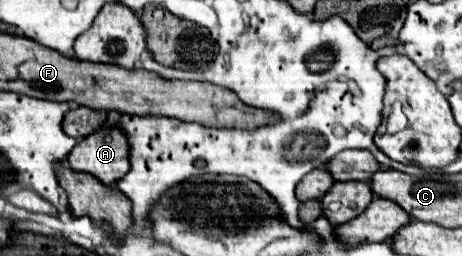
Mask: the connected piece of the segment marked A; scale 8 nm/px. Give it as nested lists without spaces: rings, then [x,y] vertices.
[[[101,128],[95,134],[79,140],[69,152],[71,170],[89,172],[105,186],[115,184],[129,170],[129,146],[117,128]]]

